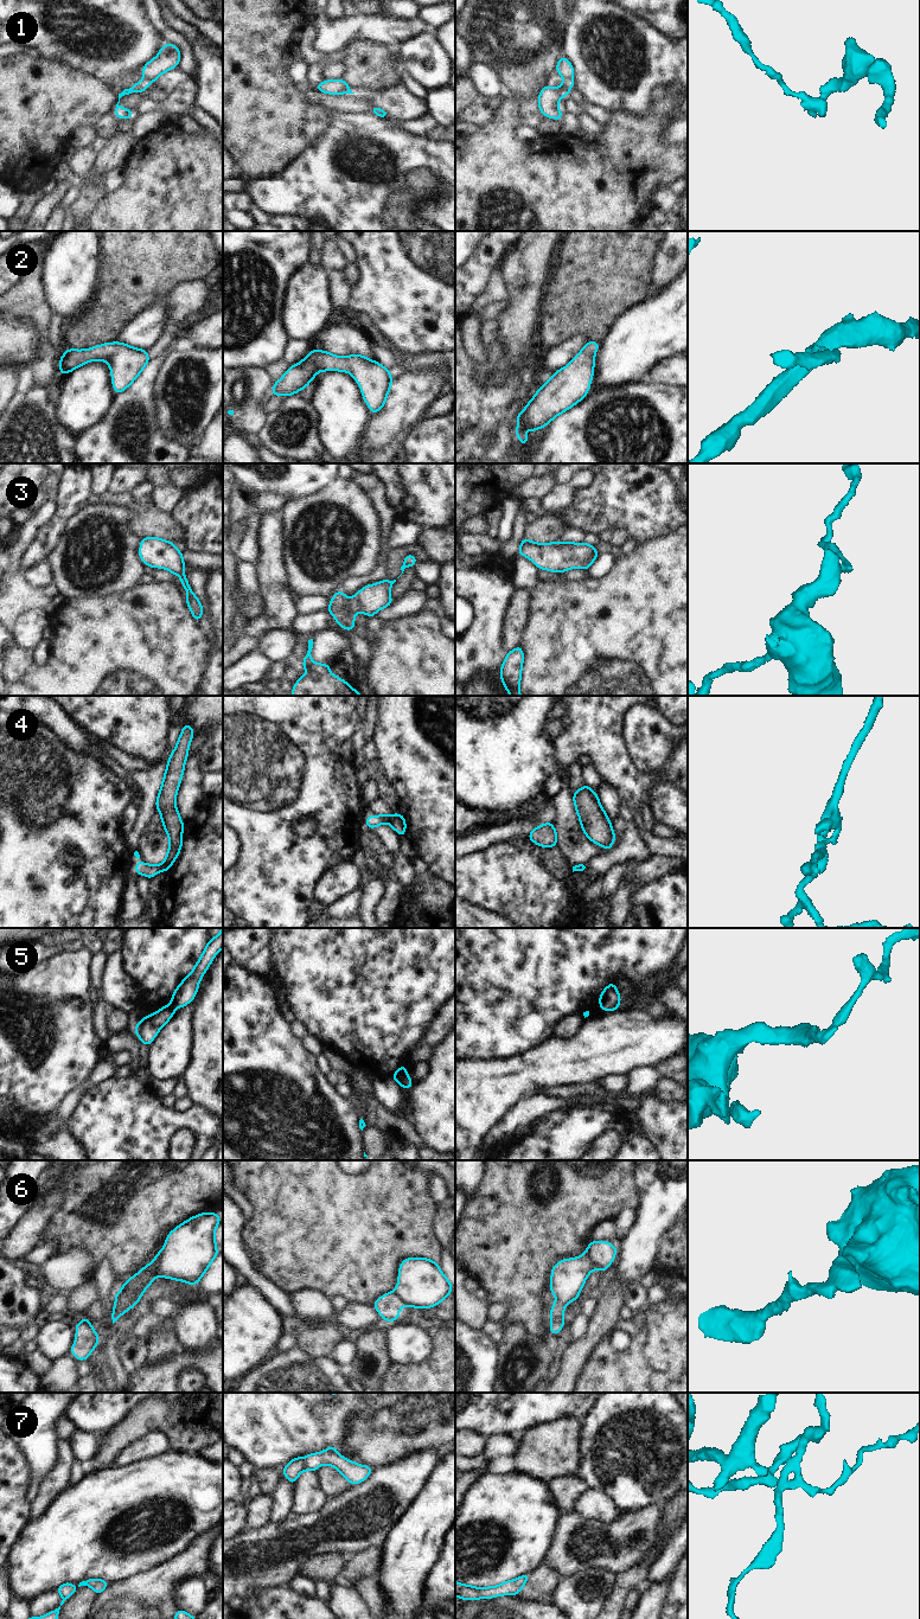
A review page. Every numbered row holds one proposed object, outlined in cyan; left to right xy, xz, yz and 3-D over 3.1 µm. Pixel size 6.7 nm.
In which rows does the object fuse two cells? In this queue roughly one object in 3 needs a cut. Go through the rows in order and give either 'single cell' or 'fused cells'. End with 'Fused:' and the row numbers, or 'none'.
1: fused cells
2: single cell
3: single cell
4: fused cells
5: fused cells
6: fused cells
7: single cell
Fused: 1, 4, 5, 6

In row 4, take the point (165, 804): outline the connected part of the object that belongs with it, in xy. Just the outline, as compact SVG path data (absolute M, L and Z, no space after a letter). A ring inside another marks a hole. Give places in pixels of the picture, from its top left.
M185 723L177 745L168 757L161 788L156 796L155 807L161 815L161 821L170 840L166 858L159 865L159 871L168 872L181 849L183 827L185 823L180 820L180 813L175 806L175 796L183 780L185 762L189 756L189 747L193 734L194 731L191 725Z

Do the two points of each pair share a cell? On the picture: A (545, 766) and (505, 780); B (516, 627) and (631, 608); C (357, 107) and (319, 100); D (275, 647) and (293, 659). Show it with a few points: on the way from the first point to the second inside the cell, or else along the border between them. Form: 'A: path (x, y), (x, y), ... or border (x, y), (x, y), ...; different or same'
A: path (536, 766), (519, 766), (515, 770); same
B: border (529, 599), (522, 641), (519, 644); different
C: path (347, 103), (328, 100); same
D: border (295, 633), (294, 648), (287, 656), (272, 661); different

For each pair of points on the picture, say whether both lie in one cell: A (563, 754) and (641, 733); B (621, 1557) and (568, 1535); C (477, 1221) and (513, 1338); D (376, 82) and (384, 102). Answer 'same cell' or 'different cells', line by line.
A: different cells
B: same cell
C: different cells
D: different cells

